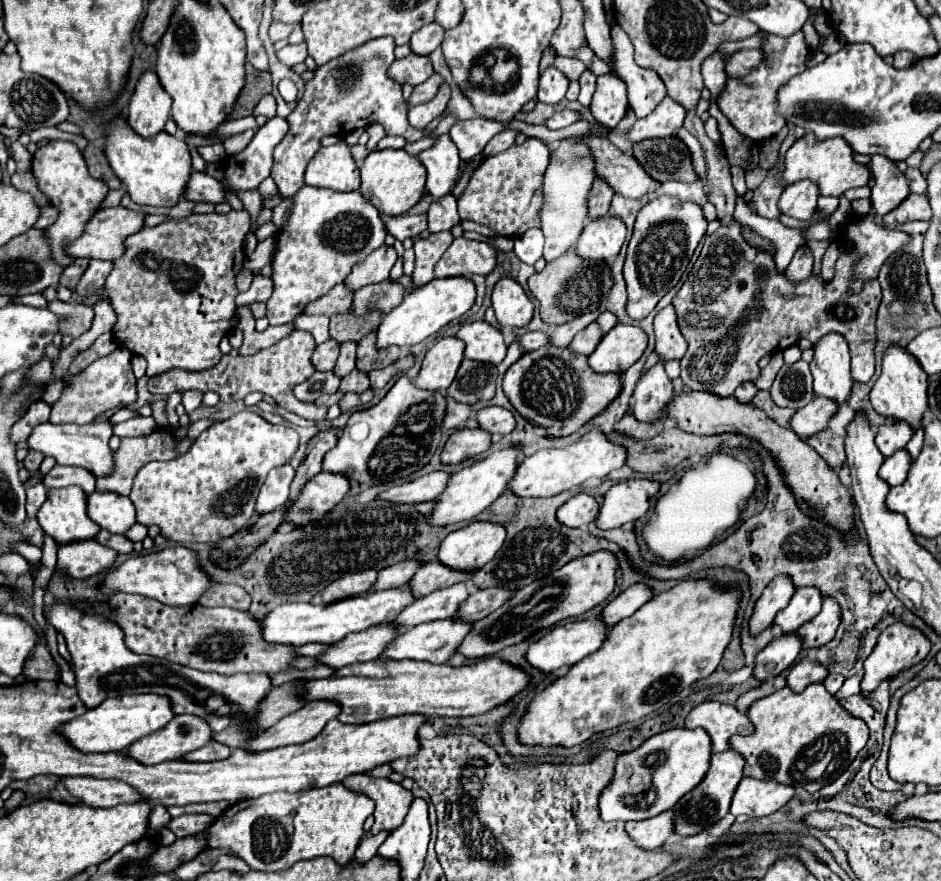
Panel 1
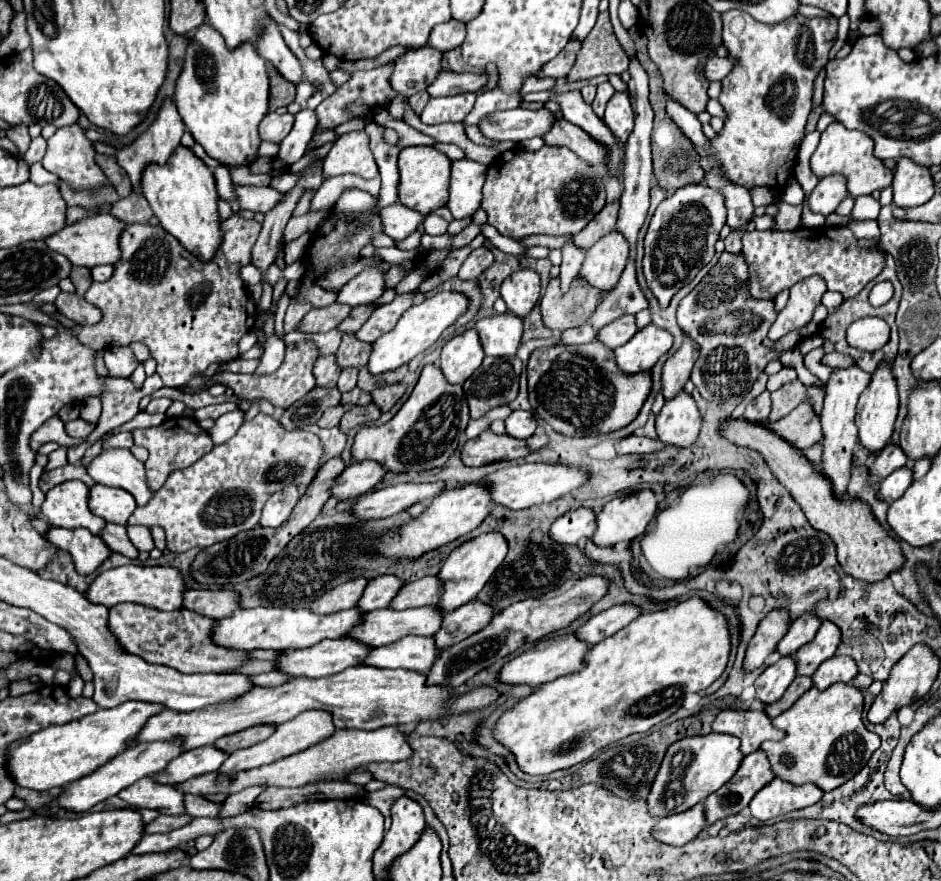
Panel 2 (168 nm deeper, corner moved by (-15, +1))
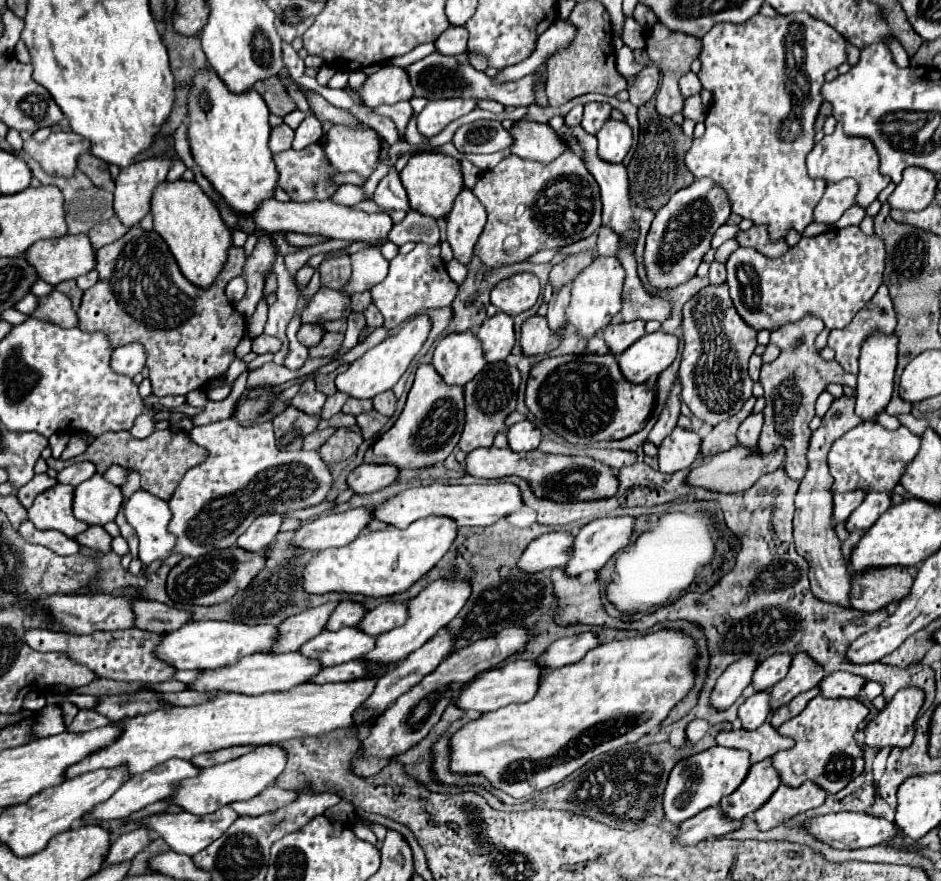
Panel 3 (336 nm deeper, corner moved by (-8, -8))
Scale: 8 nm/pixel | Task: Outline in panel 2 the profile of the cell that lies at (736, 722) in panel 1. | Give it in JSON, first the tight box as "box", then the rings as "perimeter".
{"box":[712,710,784,754],"perimeter":[[[720,710],[712,722],[712,732],[732,734],[742,740],[740,752],[750,754],[760,748],[764,740],[782,740],[784,732],[774,728],[770,718],[760,710]]]}

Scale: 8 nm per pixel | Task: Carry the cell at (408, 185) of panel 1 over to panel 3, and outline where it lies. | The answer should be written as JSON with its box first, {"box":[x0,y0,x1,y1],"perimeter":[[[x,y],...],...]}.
{"box":[401,153,463,219],"perimeter":[[[417,153],[407,161],[407,167],[401,171],[401,183],[407,191],[411,209],[431,215],[435,219],[447,217],[453,209],[453,201],[457,193],[463,189],[463,173],[459,159],[443,153]]]}

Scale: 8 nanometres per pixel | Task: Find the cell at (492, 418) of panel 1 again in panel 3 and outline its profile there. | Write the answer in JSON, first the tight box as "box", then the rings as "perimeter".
{"box":[507,421,541,451],"perimeter":[[[521,421],[509,427],[507,439],[513,451],[533,451],[541,443],[541,429],[531,421]]]}

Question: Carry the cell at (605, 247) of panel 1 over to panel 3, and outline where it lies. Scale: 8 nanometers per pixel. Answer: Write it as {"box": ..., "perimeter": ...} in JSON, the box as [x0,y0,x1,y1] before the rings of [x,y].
{"box":[567,257,625,339],"perimeter":[[[597,257],[587,269],[583,269],[571,287],[571,303],[567,307],[567,321],[583,339],[591,339],[597,331],[607,327],[611,319],[621,311],[621,287],[625,271],[617,257]]]}

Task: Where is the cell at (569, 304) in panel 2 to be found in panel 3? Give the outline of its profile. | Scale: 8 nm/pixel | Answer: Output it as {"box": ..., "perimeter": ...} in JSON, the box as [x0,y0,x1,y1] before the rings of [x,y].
{"box":[519,315,561,357],"perimeter":[[[533,315],[521,327],[519,345],[523,349],[523,355],[527,355],[527,357],[531,357],[531,355],[547,355],[549,351],[559,347],[559,343],[561,343],[561,339],[551,335],[545,317]]]}

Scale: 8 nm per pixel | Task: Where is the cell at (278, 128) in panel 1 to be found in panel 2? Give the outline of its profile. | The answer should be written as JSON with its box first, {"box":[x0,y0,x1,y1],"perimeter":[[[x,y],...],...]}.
{"box":[276,110,316,166],"perimeter":[[[300,110],[294,116],[294,126],[292,126],[290,134],[278,144],[280,152],[278,152],[276,158],[284,166],[290,166],[290,164],[298,162],[306,154],[306,148],[308,148],[308,142],[312,140],[314,128],[316,128],[314,110]]]}

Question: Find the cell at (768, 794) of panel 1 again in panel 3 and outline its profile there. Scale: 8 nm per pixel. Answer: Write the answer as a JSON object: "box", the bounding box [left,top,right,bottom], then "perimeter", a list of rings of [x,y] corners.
{"box":[753,781,827,831],"perimeter":[[[805,781],[801,787],[795,787],[795,789],[781,783],[779,789],[771,795],[771,799],[753,813],[755,823],[763,831],[773,829],[799,813],[819,807],[825,799],[827,799],[827,793],[811,781]]]}

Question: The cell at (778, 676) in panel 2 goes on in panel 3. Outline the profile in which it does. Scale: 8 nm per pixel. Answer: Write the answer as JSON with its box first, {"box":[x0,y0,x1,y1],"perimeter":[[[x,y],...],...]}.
{"box":[737,693,769,729],"perimeter":[[[753,693],[737,711],[741,719],[741,729],[757,729],[767,721],[769,715],[769,693]]]}

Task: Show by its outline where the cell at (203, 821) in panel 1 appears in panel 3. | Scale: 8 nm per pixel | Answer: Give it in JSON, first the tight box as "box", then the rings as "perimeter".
{"box":[103,827,149,865],"perimeter":[[[141,827],[141,829],[135,829],[131,833],[123,833],[123,835],[119,835],[119,839],[115,839],[111,843],[103,865],[115,865],[115,863],[131,861],[147,845],[149,845],[149,831],[147,829]]]}

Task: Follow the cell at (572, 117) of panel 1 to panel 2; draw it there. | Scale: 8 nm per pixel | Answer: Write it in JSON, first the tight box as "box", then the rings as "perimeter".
{"box":[480,108,558,142],"perimeter":[[[514,108],[514,110],[490,114],[480,122],[480,130],[484,136],[492,140],[522,142],[524,138],[544,136],[544,132],[548,132],[548,128],[552,128],[556,120],[558,116],[548,108],[540,108],[540,110]]]}

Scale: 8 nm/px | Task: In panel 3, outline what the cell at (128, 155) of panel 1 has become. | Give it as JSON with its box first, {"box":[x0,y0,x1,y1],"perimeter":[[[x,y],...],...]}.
{"box":[151,183,231,289],"perimeter":[[[161,183],[151,201],[151,215],[155,231],[165,239],[173,257],[179,263],[181,273],[197,287],[209,289],[221,269],[225,267],[231,247],[231,229],[225,227],[215,203],[201,191],[197,183]]]}

